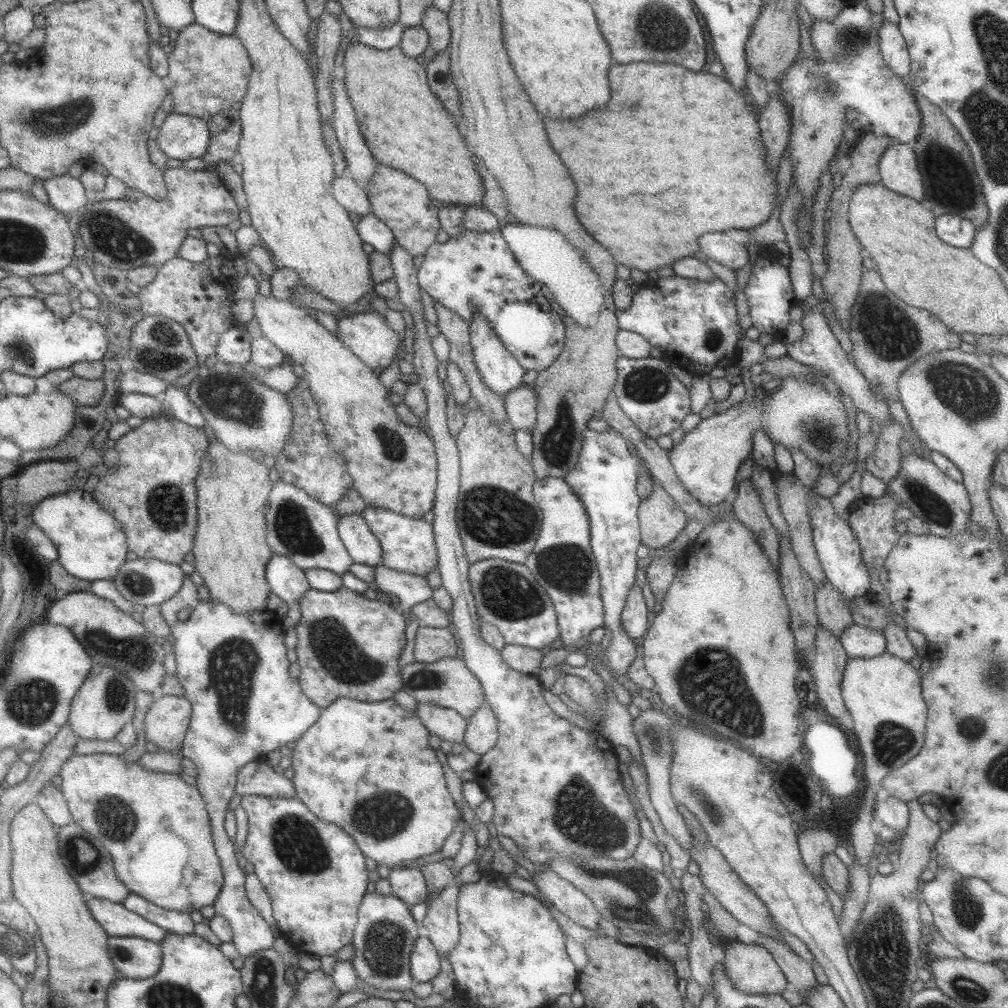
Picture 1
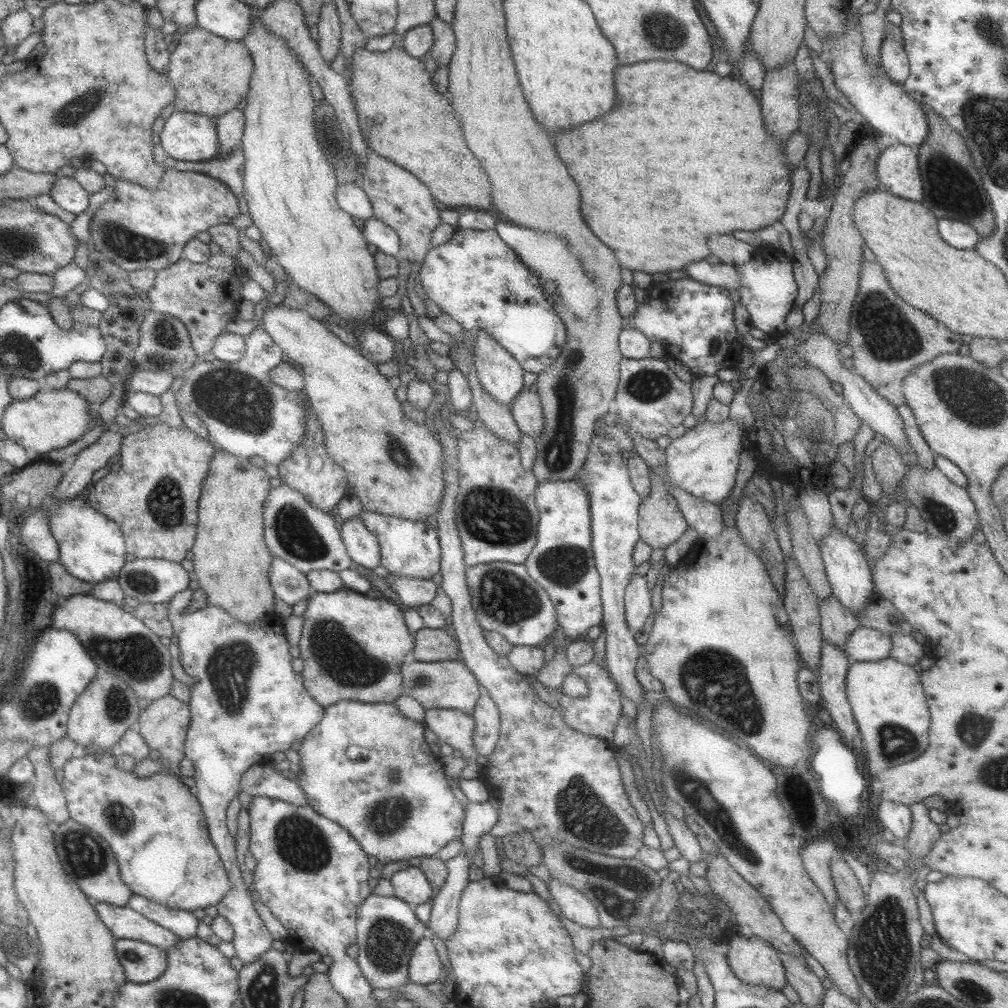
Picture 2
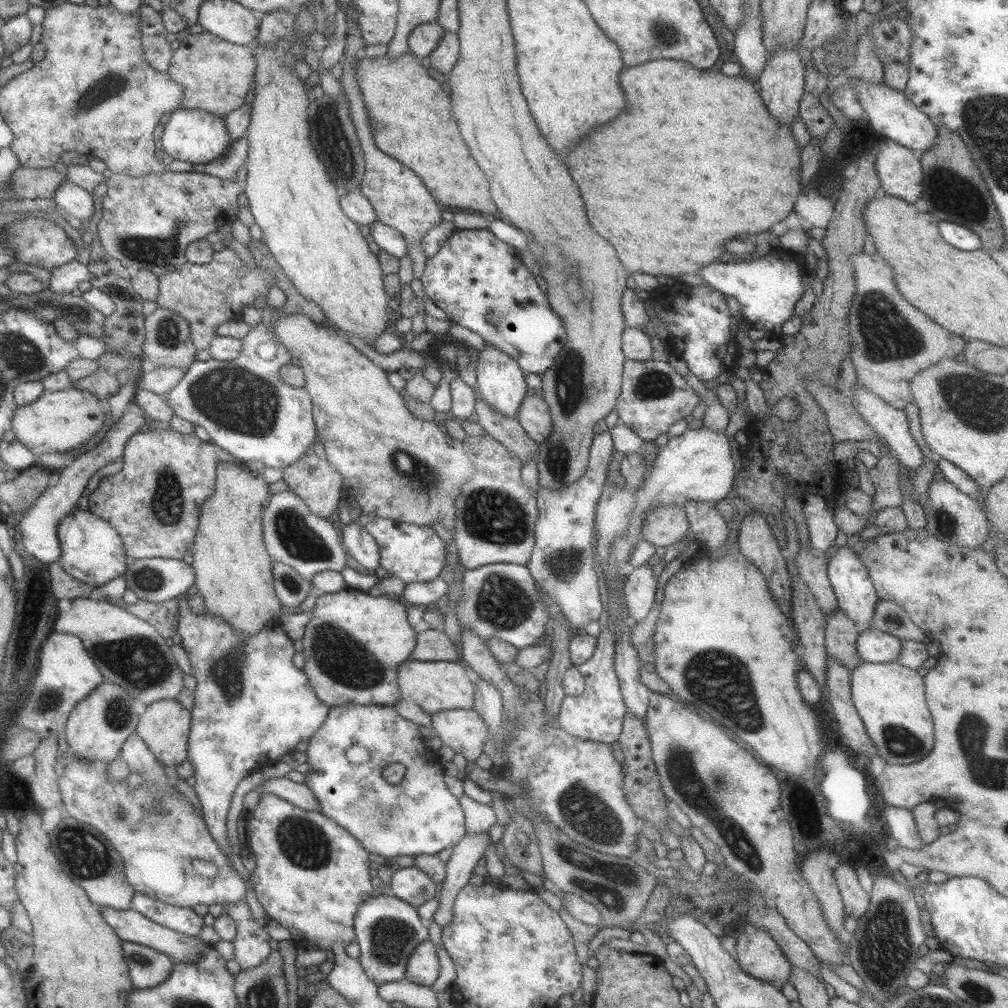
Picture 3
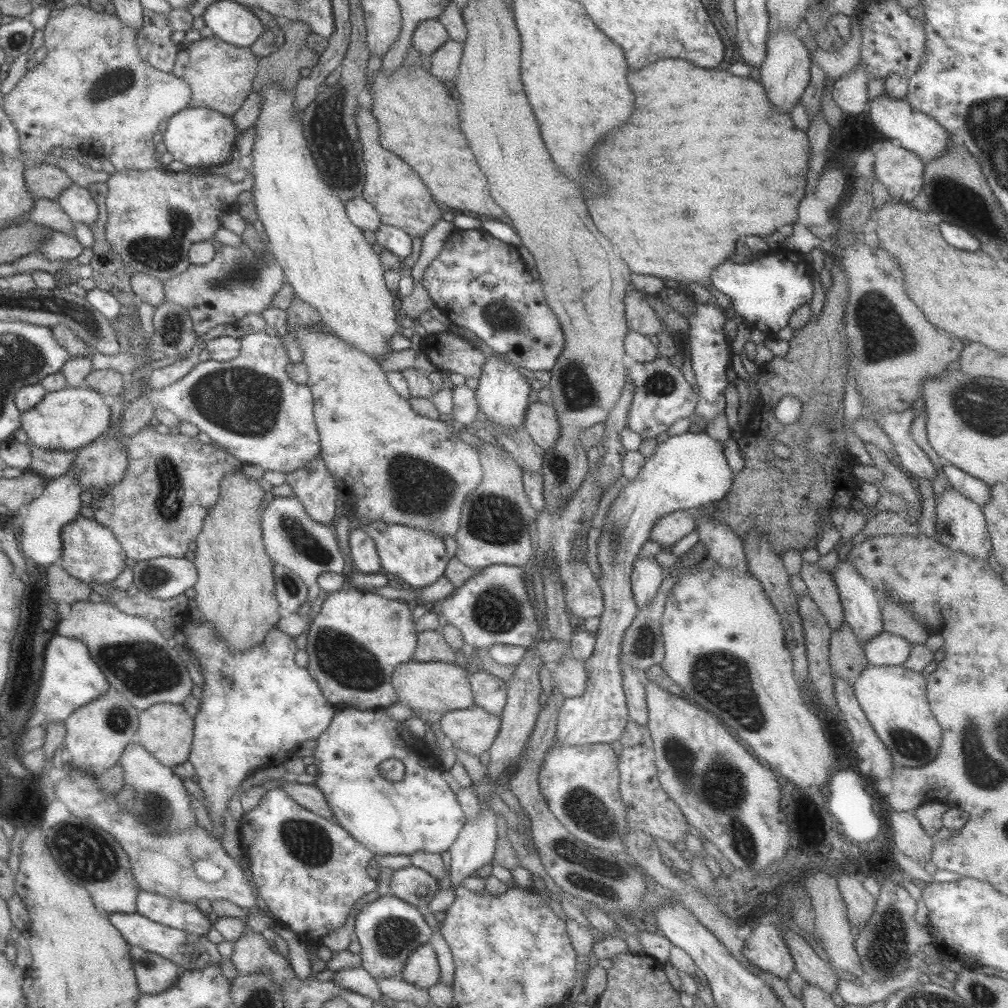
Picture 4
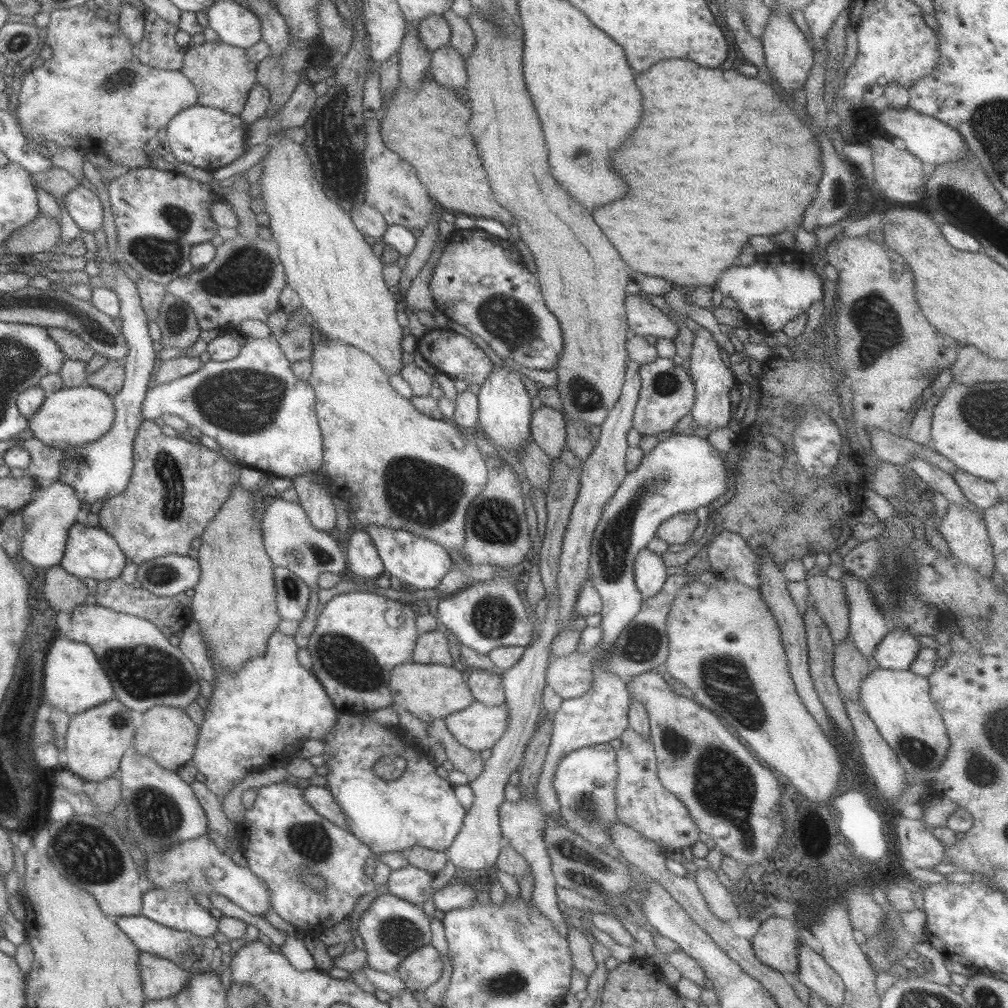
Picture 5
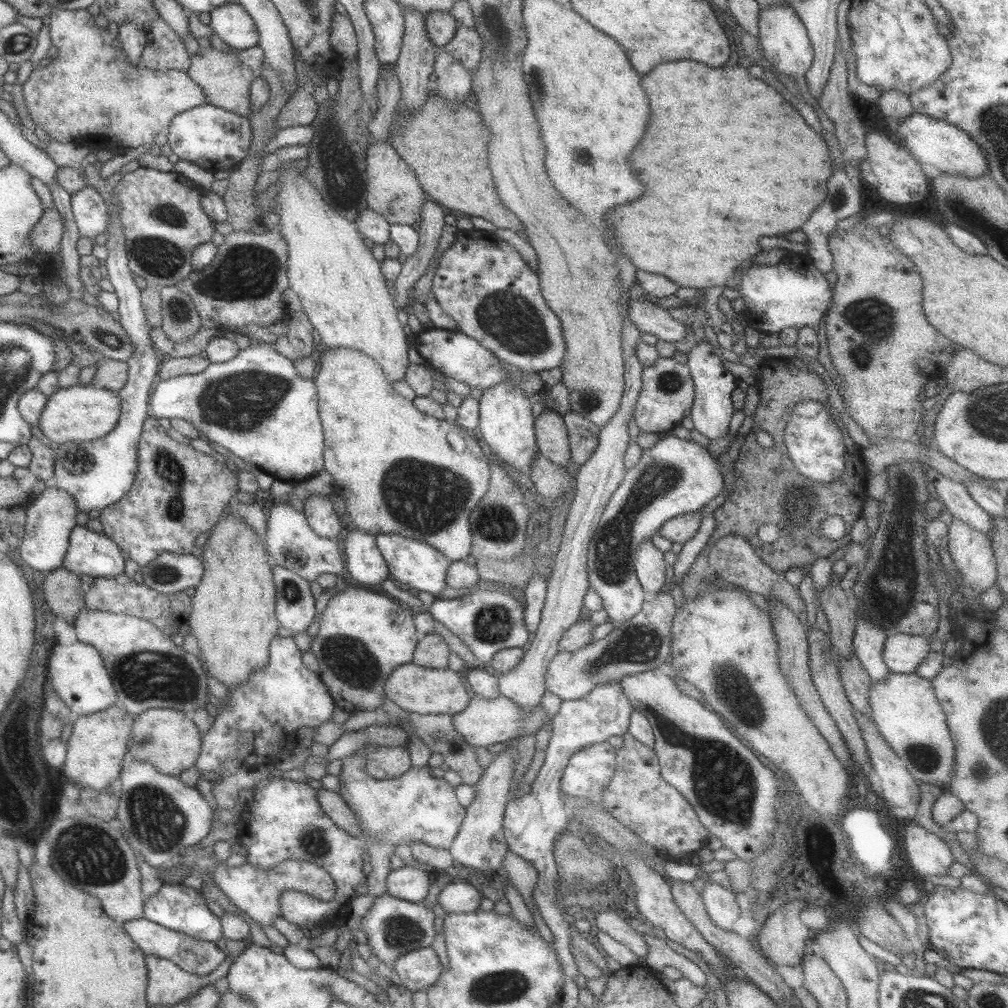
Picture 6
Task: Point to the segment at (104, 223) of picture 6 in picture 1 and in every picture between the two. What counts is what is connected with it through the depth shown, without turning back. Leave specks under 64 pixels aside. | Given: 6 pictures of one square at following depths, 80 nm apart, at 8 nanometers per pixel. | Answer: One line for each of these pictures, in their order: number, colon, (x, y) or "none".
1: (66, 194)
2: (66, 192)
3: (75, 200)
4: (77, 202)
5: (84, 206)

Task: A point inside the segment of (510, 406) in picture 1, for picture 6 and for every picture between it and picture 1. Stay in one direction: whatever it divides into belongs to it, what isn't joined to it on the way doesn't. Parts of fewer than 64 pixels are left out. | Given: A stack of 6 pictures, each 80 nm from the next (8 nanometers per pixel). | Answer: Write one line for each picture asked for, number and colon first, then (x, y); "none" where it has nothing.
2: (526, 408)
3: (533, 414)
4: (541, 421)
5: (548, 427)
6: (551, 432)

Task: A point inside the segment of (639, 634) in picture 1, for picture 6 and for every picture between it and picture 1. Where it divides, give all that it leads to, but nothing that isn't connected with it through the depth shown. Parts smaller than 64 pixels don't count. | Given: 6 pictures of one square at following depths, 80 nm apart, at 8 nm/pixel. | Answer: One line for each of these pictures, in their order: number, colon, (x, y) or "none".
2: (638, 606)
3: (641, 584)
4: (647, 576)
5: (650, 571)
6: (650, 568)

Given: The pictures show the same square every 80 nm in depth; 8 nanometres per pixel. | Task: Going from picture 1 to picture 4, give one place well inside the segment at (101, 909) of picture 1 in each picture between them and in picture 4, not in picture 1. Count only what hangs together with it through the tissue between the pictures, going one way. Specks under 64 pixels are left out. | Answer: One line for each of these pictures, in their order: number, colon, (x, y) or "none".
2: (123, 922)
3: (130, 925)
4: (189, 951)

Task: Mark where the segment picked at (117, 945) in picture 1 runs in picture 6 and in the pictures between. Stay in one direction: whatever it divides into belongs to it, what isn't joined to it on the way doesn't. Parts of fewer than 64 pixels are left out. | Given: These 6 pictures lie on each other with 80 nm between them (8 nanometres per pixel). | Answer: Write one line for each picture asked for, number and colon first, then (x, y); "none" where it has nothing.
2: (142, 962)
3: (147, 967)
4: (154, 973)
5: (162, 978)
6: (168, 984)

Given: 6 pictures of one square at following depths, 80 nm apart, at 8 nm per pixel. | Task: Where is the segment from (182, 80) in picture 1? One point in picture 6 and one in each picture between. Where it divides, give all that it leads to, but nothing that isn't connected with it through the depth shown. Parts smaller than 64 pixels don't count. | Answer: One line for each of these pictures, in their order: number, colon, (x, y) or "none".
2: (211, 75)
3: (216, 76)
4: (220, 75)
5: (222, 74)
6: (226, 81)

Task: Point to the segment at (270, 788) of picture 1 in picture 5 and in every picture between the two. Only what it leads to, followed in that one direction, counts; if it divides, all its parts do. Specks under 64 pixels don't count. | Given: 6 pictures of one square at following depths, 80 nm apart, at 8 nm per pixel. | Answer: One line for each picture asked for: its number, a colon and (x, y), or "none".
2: (261, 780)
3: (299, 794)
4: (308, 796)
5: (318, 797)

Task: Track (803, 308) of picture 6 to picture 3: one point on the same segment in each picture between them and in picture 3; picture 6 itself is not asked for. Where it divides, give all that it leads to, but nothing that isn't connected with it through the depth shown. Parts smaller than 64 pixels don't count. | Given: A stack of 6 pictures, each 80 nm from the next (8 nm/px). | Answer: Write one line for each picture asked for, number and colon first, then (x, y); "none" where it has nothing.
3: (767, 289)
4: (765, 296)
5: (769, 293)

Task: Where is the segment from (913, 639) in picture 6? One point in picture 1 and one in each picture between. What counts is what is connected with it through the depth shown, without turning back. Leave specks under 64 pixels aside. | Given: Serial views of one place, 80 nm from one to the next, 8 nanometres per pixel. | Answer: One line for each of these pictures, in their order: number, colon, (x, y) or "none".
1: (858, 641)
2: (865, 644)
3: (873, 645)
4: (885, 648)
5: (897, 650)

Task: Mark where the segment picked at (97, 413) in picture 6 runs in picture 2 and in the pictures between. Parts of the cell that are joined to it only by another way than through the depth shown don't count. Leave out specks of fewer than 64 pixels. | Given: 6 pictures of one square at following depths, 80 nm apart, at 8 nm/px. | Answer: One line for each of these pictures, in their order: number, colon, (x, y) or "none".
2: (52, 419)
3: (57, 421)
4: (71, 418)
5: (68, 417)

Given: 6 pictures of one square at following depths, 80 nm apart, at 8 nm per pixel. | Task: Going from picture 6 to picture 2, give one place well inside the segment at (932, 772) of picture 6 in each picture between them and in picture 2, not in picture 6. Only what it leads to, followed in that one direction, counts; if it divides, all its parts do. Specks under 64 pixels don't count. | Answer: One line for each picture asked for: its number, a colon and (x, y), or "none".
2: (887, 698)
3: (890, 698)
4: (894, 698)
5: (898, 701)

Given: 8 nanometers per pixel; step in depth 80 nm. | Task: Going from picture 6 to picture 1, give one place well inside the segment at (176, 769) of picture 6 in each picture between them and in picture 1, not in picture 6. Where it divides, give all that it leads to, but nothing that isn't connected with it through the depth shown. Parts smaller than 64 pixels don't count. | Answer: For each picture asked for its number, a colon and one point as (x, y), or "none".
1: (167, 722)
2: (164, 724)
3: (165, 725)
4: (166, 730)
5: (167, 734)

